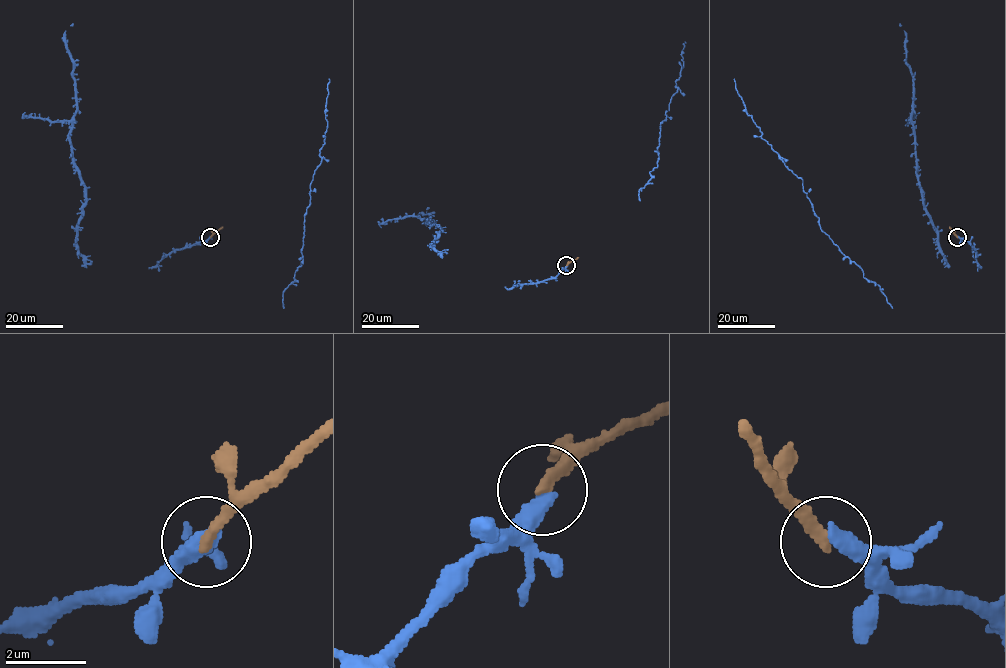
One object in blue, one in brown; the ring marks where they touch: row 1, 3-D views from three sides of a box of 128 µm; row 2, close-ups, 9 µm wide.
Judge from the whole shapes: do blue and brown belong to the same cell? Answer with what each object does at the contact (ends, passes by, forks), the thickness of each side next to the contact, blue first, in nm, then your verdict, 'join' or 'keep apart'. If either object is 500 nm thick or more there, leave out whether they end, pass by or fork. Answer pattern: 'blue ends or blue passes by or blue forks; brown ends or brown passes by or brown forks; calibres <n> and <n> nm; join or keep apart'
blue ends; brown ends; calibres 480 and 300 nm; join

